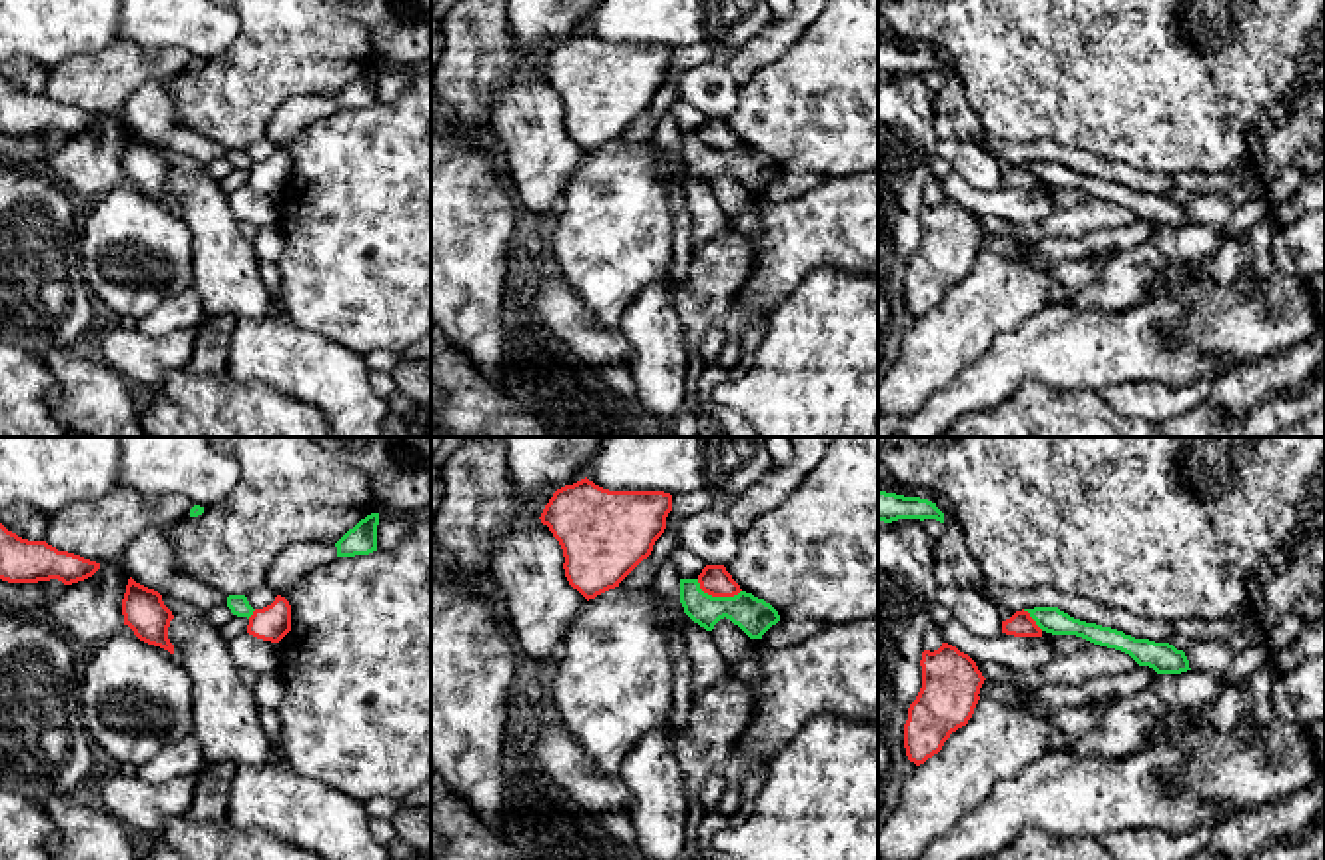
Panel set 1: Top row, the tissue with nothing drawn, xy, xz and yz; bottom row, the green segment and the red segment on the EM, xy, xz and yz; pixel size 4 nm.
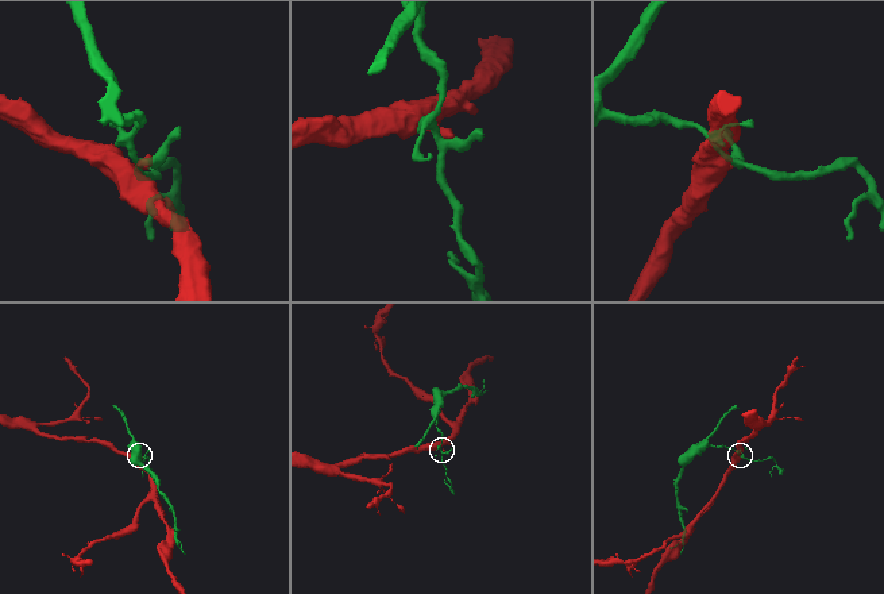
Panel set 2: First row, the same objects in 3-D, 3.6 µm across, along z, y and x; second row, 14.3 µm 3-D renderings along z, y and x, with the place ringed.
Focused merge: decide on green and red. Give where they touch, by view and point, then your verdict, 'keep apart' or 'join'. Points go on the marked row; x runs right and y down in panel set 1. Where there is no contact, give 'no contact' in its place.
contact xz (717, 597); keep apart

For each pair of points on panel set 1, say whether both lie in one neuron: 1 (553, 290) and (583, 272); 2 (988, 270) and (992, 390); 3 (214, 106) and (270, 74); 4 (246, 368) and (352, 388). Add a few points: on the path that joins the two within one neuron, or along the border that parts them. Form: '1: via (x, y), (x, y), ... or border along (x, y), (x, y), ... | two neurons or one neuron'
1: border along (559, 272), (595, 320) | two neurons
2: border along (1028, 316), (1014, 328), (1004, 330), (956, 376) | two neurons
3: via (228, 104), (256, 78) | one neuron
4: via (272, 368), (312, 368), (326, 376) | one neuron

